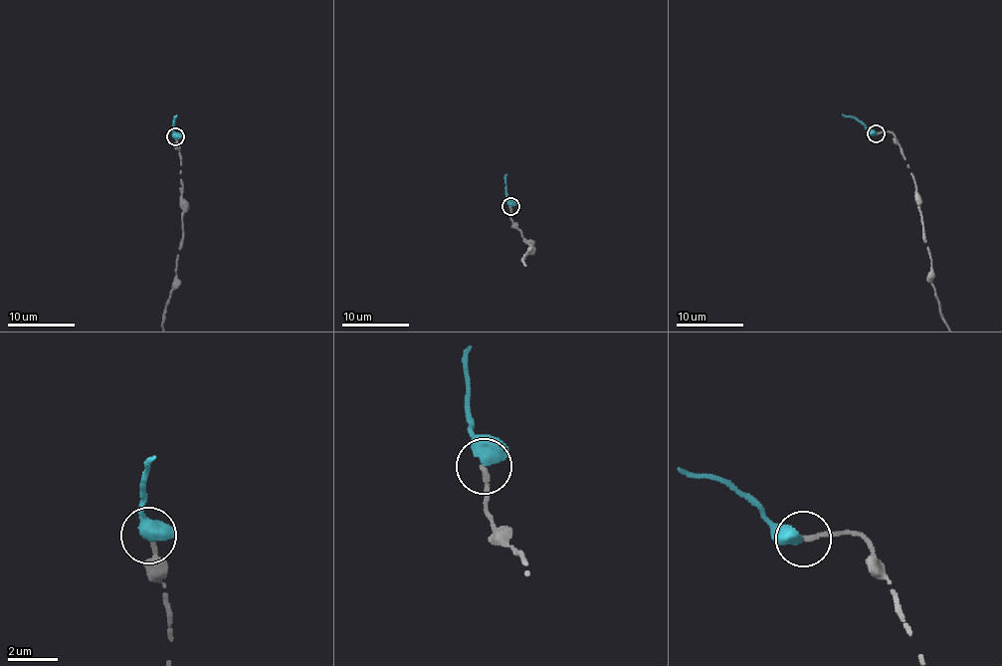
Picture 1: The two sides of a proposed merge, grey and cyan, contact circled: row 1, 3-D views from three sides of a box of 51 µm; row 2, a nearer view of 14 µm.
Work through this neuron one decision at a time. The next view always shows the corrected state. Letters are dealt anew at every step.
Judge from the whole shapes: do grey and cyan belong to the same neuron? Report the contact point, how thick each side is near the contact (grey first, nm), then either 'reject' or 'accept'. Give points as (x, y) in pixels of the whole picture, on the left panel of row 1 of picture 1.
(175, 136) | 200/600 nm | accept

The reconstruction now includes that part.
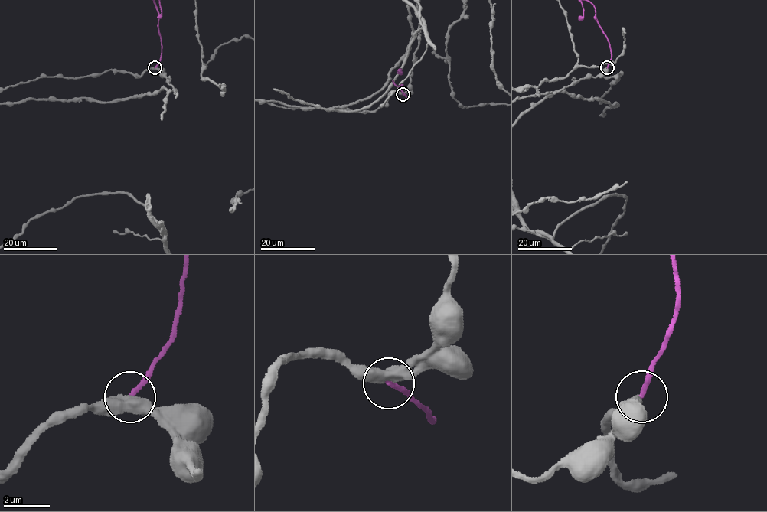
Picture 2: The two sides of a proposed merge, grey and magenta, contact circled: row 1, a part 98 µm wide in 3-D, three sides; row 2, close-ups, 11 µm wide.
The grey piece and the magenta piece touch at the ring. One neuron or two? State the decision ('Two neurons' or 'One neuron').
Two neurons

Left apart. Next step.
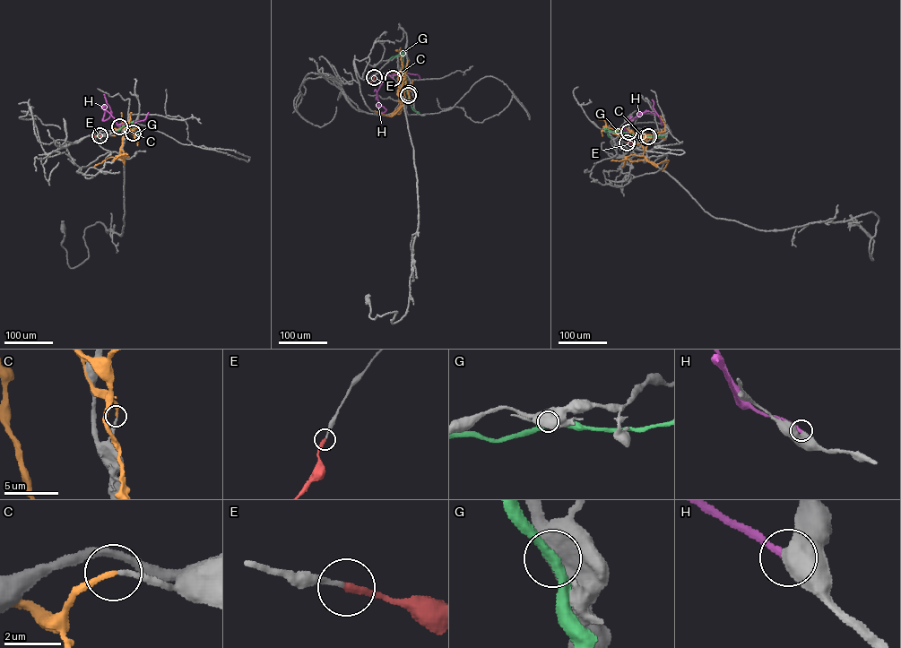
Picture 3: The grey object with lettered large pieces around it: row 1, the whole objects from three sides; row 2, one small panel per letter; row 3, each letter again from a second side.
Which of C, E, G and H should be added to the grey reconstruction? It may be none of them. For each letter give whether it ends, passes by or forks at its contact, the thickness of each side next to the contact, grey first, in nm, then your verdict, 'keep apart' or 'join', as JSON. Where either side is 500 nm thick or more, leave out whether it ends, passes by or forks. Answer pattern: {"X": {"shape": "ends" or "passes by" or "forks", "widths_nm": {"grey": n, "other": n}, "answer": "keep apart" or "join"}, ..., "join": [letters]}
{"C": {"shape": "ends", "widths_nm": {"grey": 190, "other": 220}, "answer": "keep apart"}, "E": {"shape": "ends", "widths_nm": {"grey": 150, "other": 280}, "answer": "join"}, "G": {"widths_nm": {"grey": 650, "other": 360}, "answer": "keep apart"}, "H": {"widths_nm": {"grey": 600, "other": 280}, "answer": "join"}, "join": ["E", "H"]}

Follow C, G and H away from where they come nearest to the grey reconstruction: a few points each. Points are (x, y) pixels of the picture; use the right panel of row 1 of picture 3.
C: (646, 136), (640, 137), (633, 133), (646, 138), (643, 154), (656, 164), (669, 160), (662, 171)
G: (648, 136), (603, 129), (610, 137), (627, 144)
H: (628, 132), (625, 125), (645, 111), (658, 116), (662, 125), (652, 99)

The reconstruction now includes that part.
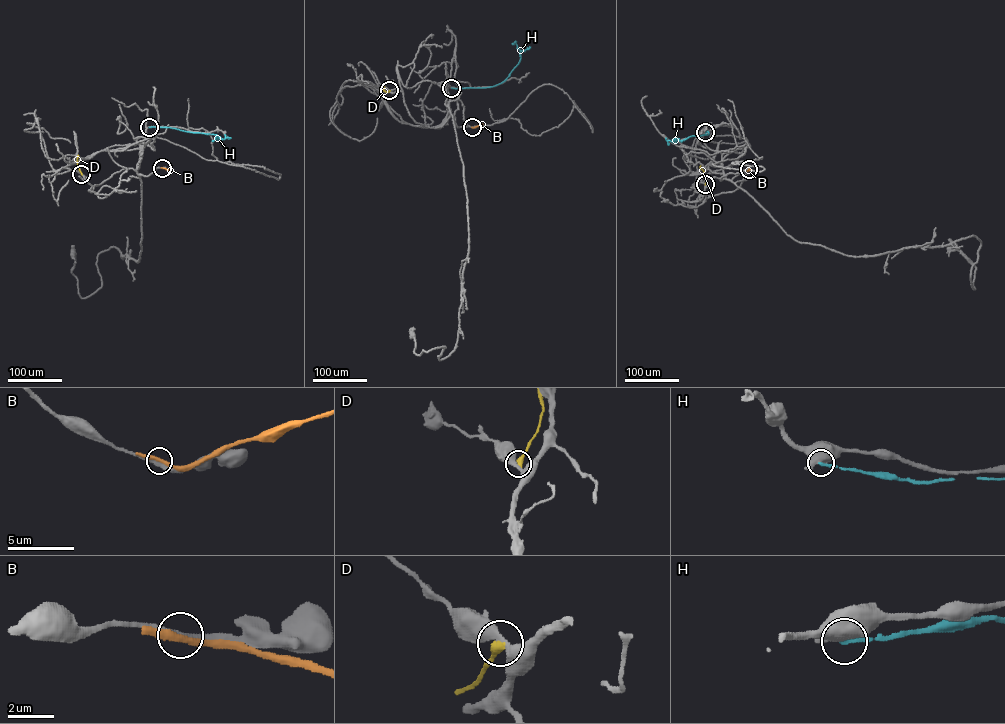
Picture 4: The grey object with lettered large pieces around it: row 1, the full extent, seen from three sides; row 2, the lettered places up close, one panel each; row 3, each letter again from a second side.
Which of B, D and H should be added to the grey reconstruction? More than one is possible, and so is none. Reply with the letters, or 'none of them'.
none of them

